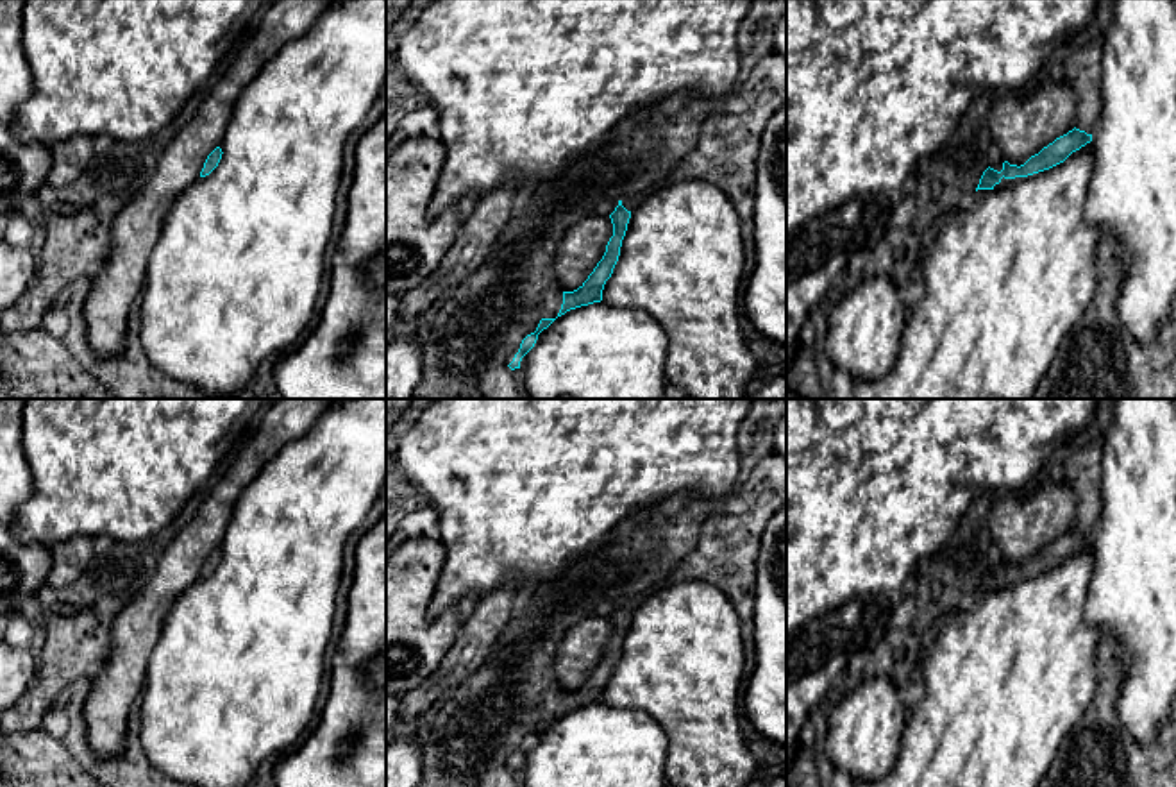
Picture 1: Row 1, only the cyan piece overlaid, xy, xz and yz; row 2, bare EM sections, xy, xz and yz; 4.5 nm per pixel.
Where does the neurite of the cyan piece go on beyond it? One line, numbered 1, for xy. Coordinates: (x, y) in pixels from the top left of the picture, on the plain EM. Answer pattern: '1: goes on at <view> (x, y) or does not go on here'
1: does not go on here

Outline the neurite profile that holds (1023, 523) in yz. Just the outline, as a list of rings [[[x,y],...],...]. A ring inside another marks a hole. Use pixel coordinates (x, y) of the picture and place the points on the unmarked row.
[[[1047,479],[1024,492],[999,494],[990,510],[990,531],[1004,562],[1024,565],[1056,538],[1074,529],[1076,497],[1071,487]]]

